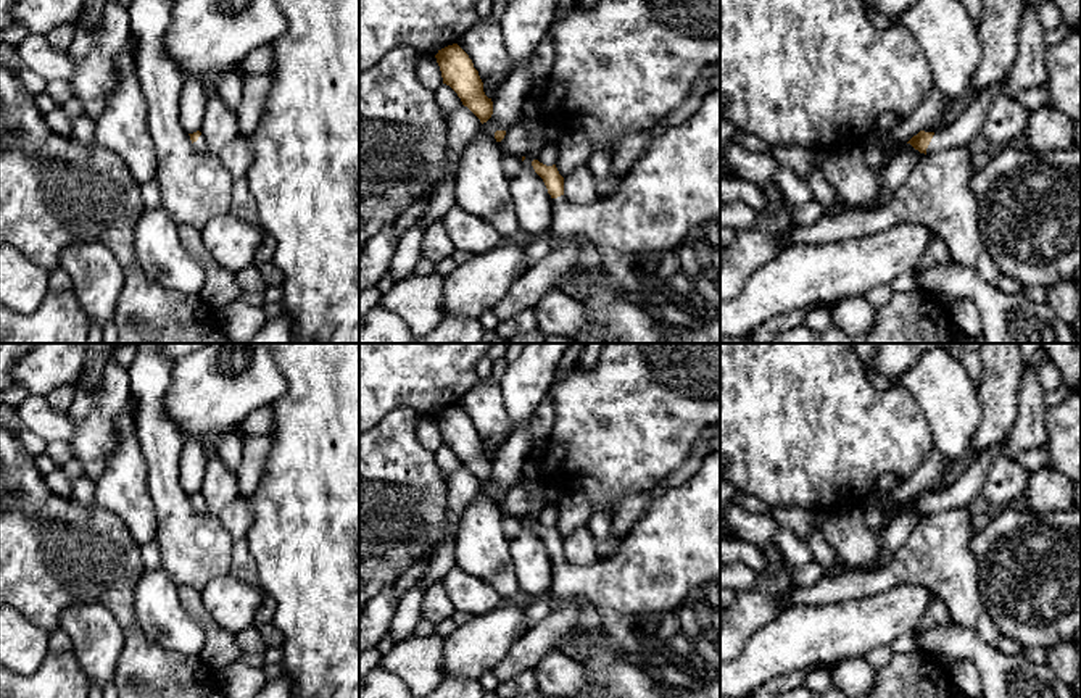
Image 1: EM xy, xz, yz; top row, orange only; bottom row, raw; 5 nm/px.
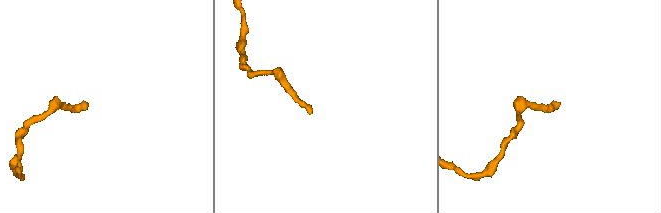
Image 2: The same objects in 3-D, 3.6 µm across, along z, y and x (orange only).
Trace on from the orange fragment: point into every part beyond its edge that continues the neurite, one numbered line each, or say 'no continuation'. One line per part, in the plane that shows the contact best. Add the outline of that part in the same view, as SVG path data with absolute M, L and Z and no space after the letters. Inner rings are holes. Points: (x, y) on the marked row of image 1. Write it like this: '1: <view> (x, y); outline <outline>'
1: yz (960, 132); outline M996 82L986 87L957 121L934 132L926 153L930 155L952 147L968 147L980 134L992 100L1000 95L999 84L1000 82Z

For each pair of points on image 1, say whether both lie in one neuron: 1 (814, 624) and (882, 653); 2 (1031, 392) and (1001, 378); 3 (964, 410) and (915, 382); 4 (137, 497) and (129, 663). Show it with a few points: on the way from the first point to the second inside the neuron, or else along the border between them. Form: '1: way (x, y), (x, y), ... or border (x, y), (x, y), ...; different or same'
1: border (888, 643), (878, 645), (862, 656); different
2: border (1025, 361), (1020, 387); different
3: way (952, 402), (933, 382), (927, 382); same
4: border (111, 511), (123, 521), (131, 537), (140, 547); different

